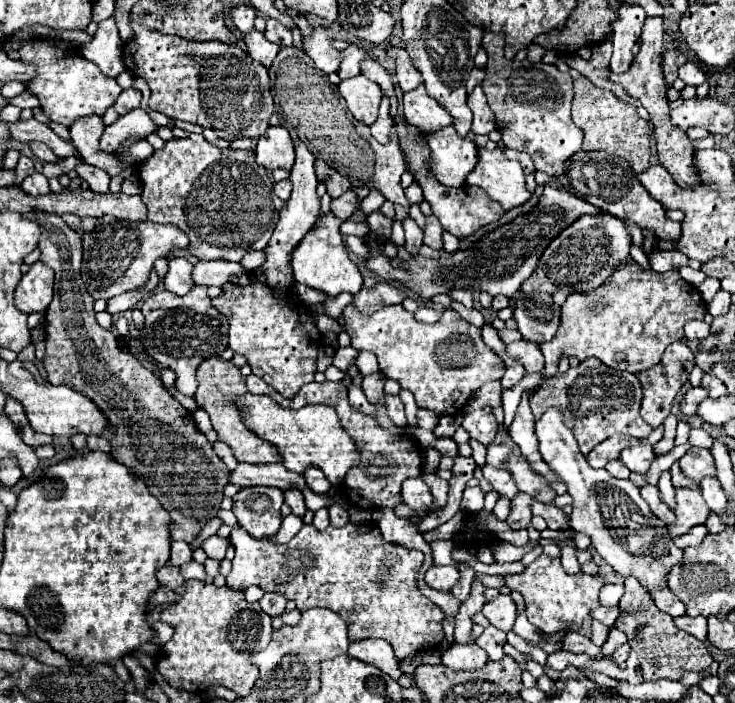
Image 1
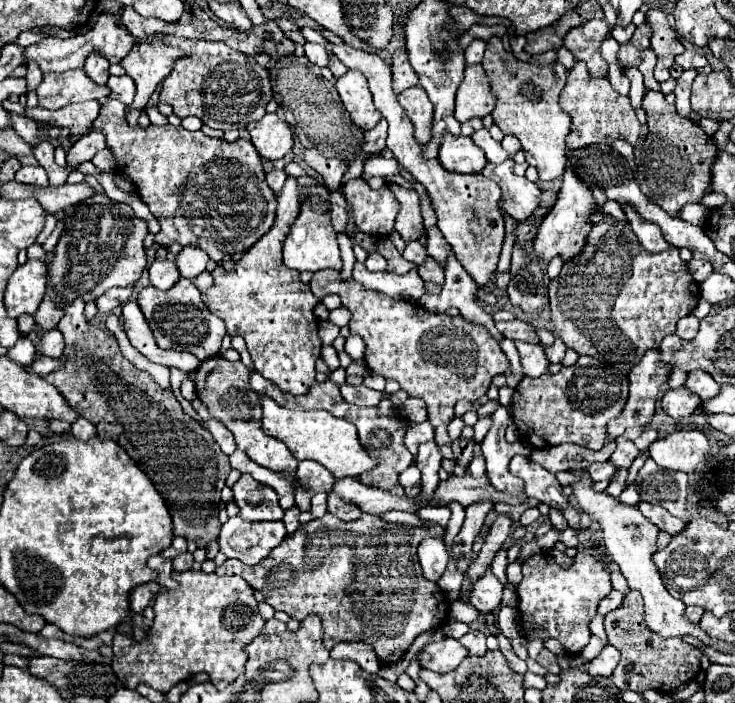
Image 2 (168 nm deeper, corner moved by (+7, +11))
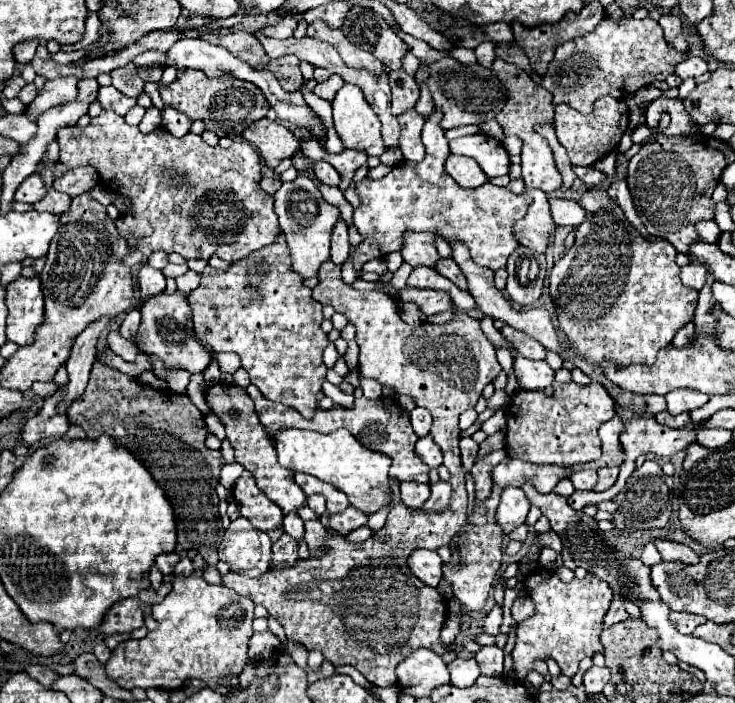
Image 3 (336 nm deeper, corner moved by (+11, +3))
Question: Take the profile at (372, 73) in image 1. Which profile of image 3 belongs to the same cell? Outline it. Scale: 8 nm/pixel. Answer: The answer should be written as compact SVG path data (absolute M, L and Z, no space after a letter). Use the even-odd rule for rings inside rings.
M284 16L280 22L260 28L258 36L270 36L270 38L290 38L296 30L296 18L294 16Z

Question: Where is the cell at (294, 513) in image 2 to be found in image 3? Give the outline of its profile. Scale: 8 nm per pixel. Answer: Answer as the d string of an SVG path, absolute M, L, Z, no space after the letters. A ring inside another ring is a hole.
M286 532L280 536L278 542L272 544L272 566L278 564L294 564L298 558L298 544L292 536L288 536Z

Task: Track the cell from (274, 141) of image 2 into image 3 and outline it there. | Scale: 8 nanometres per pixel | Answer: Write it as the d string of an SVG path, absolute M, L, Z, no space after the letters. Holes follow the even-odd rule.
M268 118L250 124L242 136L258 150L268 168L276 168L284 158L292 158L300 146L298 138L288 128Z

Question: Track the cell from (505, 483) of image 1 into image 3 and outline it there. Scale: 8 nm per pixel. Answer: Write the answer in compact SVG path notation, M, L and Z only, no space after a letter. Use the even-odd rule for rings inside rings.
M514 486L504 488L496 512L496 520L502 526L504 534L510 534L516 526L524 524L528 510L530 510L530 502L522 488L514 488Z

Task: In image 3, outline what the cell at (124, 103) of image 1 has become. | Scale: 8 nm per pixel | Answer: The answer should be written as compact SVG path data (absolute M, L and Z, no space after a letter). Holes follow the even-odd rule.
M104 86L98 90L98 102L104 110L114 110L120 116L126 116L128 110L136 106L136 98L128 98L122 92L118 92L114 86Z

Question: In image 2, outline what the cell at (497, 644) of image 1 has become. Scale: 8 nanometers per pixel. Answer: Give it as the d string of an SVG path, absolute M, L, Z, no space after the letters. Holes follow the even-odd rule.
M470 630L460 638L460 644L468 650L468 656L484 656L488 652L486 648L486 636L478 630Z

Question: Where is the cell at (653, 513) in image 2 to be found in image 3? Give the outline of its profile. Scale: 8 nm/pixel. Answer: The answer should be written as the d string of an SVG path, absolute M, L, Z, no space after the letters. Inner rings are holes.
M654 538L652 542L664 560L680 560L686 564L696 564L696 560L698 560L698 554L692 548L688 548L686 544L680 544L674 540L664 540L664 538Z

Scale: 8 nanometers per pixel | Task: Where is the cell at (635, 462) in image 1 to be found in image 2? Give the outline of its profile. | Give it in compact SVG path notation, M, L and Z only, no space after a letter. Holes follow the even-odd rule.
M622 436L616 440L616 450L614 450L614 454L610 456L610 462L612 464L616 464L616 468L620 470L620 468L630 468L630 464L634 462L634 458L638 456L640 452L638 452L638 448L634 446L634 442L630 442L630 440L624 440Z

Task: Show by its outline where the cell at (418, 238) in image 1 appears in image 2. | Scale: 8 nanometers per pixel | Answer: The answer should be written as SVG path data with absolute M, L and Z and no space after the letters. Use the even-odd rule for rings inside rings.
M410 242L410 244L406 246L406 250L404 250L404 254L402 254L402 256L404 256L406 260L414 262L416 266L424 264L424 262L426 262L426 258L428 258L426 248L424 248L420 242Z

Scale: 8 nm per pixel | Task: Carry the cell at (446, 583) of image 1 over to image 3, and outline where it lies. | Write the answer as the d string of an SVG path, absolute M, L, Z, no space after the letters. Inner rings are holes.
M416 550L408 558L408 566L416 578L420 578L426 586L436 588L442 580L442 560L432 550Z

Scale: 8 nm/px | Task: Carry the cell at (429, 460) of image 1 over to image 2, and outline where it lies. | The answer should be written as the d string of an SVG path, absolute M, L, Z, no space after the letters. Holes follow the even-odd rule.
M434 440L420 444L416 466L422 470L422 496L432 496L432 492L436 490L440 482L438 476L440 464L442 464L442 452L438 444Z

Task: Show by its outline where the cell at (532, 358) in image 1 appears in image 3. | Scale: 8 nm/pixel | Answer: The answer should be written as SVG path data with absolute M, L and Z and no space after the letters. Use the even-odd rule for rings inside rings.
M518 354L514 358L514 374L522 390L552 392L554 370L548 366L546 360L528 360Z

